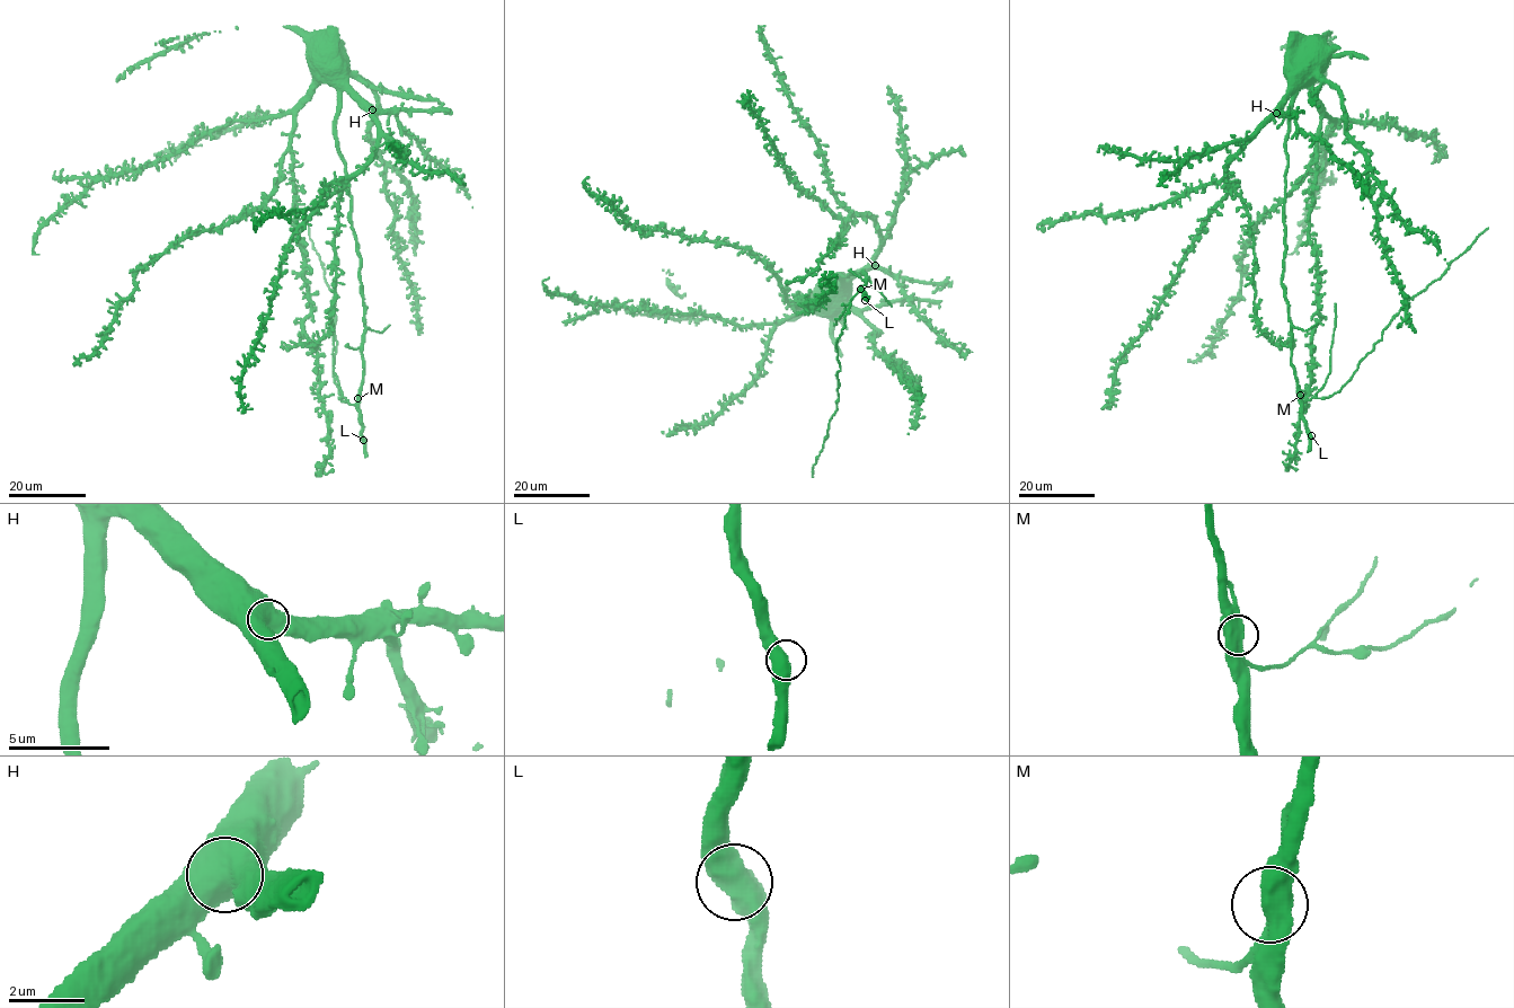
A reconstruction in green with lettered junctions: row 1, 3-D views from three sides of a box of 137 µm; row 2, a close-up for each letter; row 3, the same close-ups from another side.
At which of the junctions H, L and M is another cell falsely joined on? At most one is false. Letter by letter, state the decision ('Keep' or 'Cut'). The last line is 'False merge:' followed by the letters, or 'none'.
H: Keep
L: Keep
M: Keep
False merge: none

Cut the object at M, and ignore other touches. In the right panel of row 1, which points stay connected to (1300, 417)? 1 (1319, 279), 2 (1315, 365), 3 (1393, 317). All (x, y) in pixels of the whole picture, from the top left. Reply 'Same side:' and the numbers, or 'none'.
Same side: 1, 2

